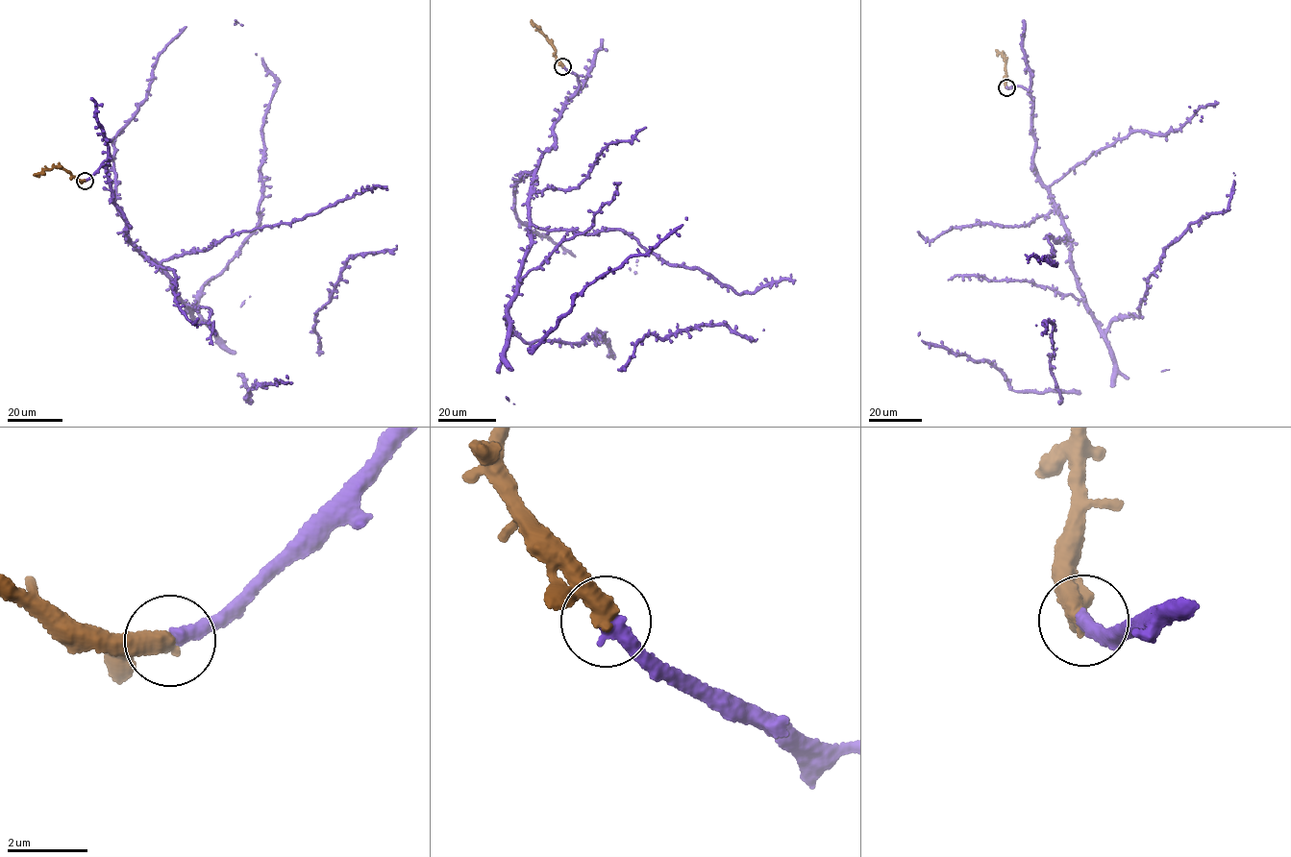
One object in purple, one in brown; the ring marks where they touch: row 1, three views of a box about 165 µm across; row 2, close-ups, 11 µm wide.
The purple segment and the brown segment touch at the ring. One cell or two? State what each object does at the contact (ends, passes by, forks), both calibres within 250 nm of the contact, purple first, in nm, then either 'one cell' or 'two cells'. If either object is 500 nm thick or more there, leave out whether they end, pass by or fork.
purple ends; brown ends; calibres 380 and 480 nm; one cell

